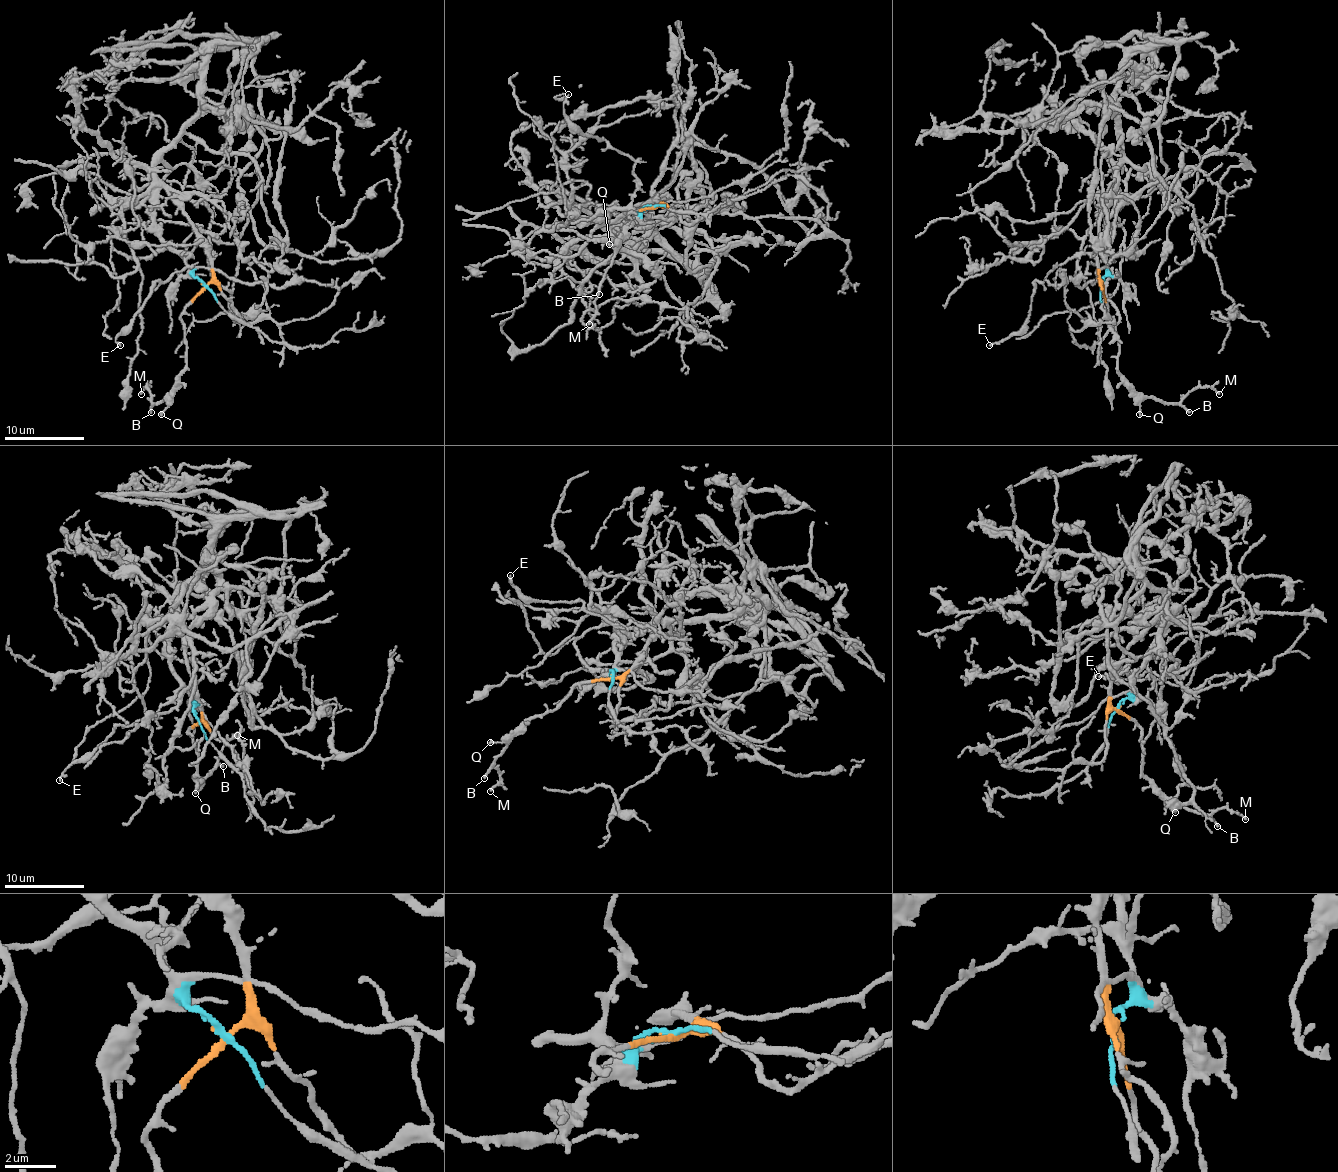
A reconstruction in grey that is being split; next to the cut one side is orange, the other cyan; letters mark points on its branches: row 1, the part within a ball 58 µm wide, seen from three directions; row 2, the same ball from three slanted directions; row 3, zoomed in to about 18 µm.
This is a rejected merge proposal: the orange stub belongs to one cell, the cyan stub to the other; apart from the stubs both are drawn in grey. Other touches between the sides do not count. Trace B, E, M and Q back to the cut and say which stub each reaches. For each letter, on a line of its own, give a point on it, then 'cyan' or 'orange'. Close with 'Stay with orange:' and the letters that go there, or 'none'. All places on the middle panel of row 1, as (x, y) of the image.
B: at (599, 294); orange
E: at (568, 94); cyan
M: at (589, 324); orange
Q: at (609, 244); orange
Stay with orange: B, M, Q

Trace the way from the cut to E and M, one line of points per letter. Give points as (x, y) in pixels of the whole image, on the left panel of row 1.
E: (204, 285), (184, 252), (186, 266), (156, 281), (133, 323), (115, 339), (121, 345)
M: (204, 285), (180, 317), (186, 341), (186, 369), (180, 375), (178, 385), (156, 403), (148, 387), (141, 393)

